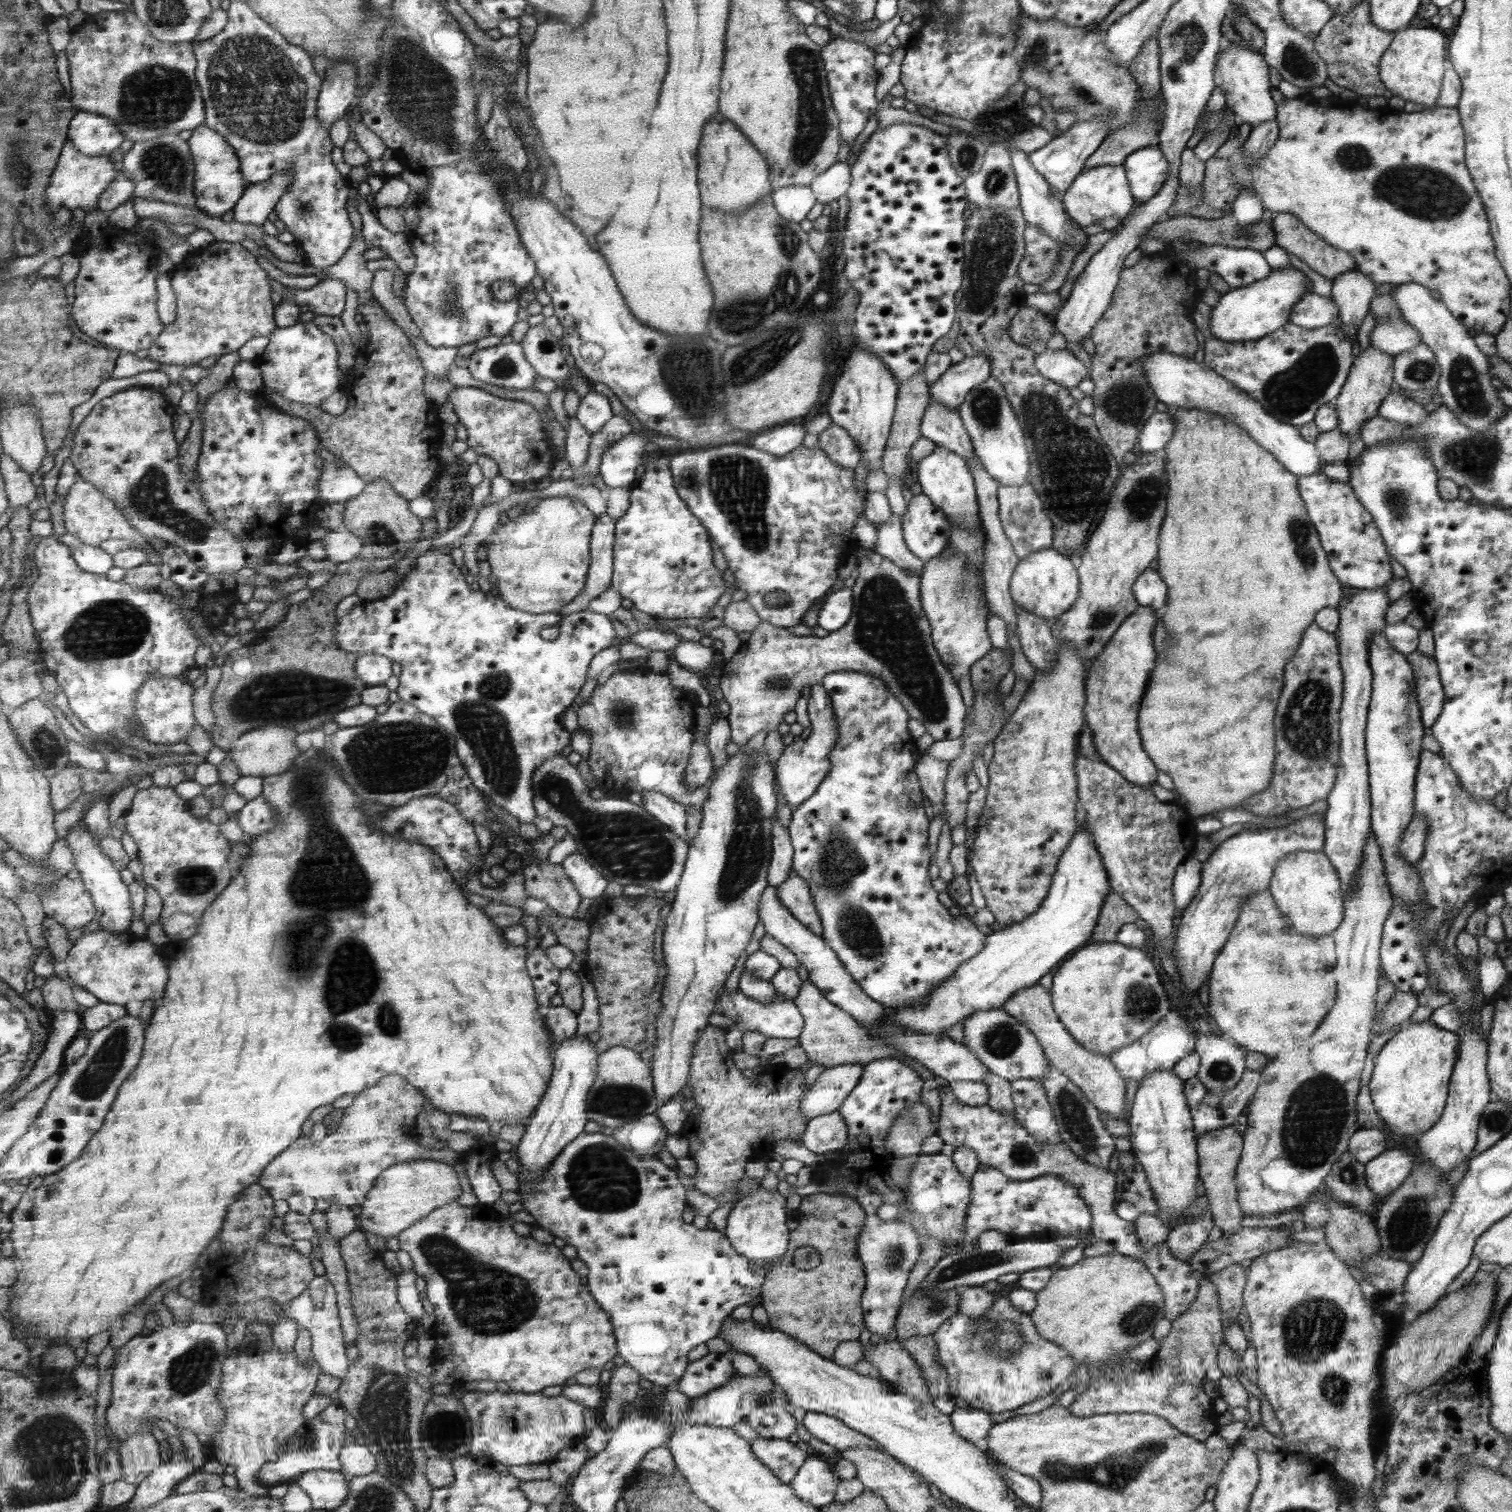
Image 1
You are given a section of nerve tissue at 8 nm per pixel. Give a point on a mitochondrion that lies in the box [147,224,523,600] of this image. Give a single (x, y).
(449, 306)

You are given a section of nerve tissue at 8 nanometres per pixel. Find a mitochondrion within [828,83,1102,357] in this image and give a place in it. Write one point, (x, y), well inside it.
(994, 249)

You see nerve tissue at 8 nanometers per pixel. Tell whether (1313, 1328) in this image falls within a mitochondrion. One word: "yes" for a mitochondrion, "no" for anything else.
yes

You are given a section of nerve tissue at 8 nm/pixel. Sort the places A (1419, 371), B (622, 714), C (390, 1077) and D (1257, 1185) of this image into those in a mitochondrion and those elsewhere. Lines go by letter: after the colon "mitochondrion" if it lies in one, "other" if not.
A: mitochondrion
B: mitochondrion
C: other
D: other

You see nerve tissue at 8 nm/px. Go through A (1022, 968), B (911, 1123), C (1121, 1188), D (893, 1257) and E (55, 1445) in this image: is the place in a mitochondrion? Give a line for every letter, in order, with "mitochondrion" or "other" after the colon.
A: other
B: mitochondrion
C: other
D: mitochondrion
E: mitochondrion

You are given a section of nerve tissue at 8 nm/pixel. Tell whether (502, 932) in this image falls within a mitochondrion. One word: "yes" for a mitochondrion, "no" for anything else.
no

